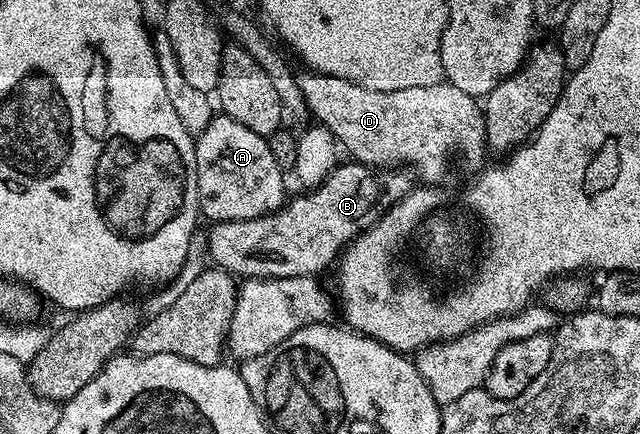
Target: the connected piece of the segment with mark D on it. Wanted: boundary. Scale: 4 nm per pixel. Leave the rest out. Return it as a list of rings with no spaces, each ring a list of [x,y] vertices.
[[[307,69],[295,78],[307,114],[316,115],[315,122],[330,129],[337,144],[343,150],[345,147],[357,163],[377,169],[409,167],[421,184],[433,189],[439,188],[439,183],[463,184],[485,166],[481,104],[477,96],[462,93],[453,83],[441,81],[415,89],[379,91]]]

